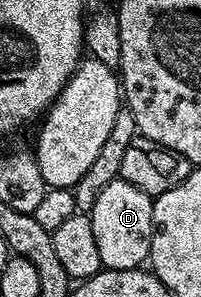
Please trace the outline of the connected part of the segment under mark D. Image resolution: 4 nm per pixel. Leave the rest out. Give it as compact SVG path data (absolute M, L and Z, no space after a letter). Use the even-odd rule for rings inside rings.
M118 176L103 188L103 192L99 192L99 200L95 200L89 219L91 228L95 228L95 245L99 247L99 260L104 269L136 270L148 263L153 239L153 199L147 192L135 188L135 184L127 184Z

